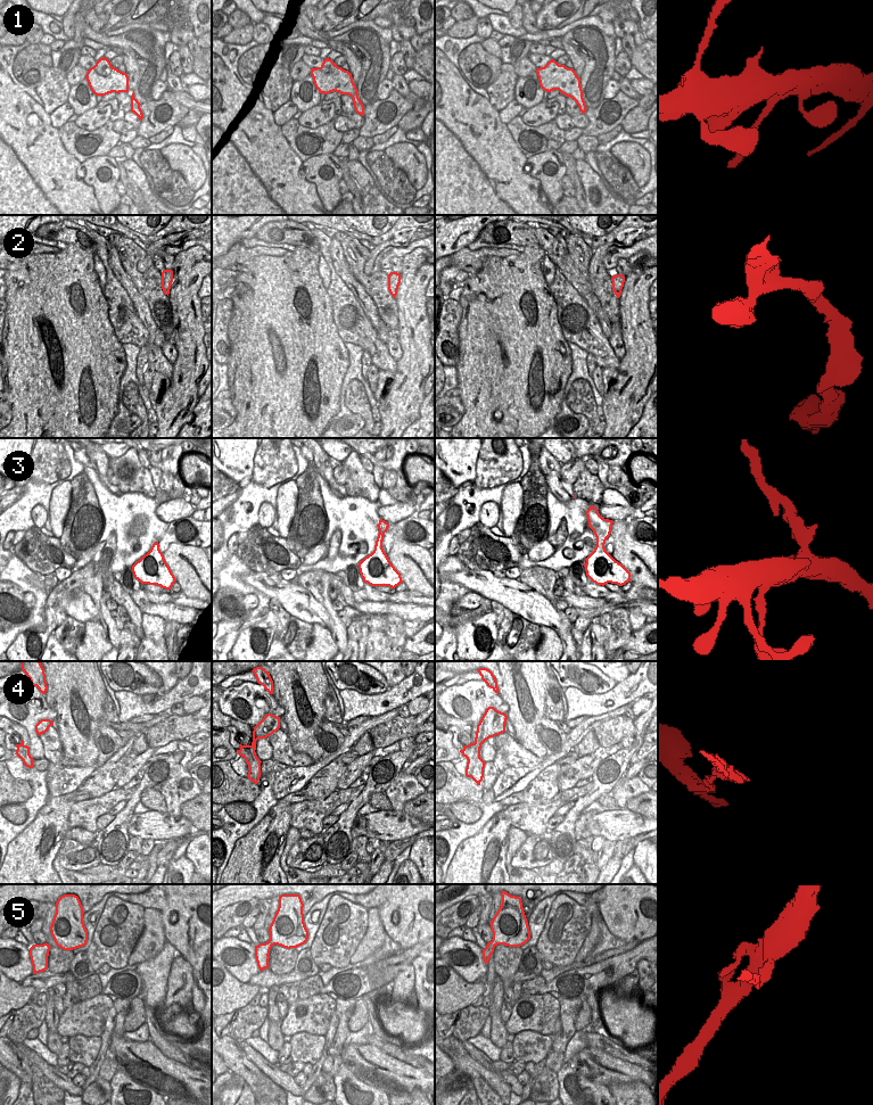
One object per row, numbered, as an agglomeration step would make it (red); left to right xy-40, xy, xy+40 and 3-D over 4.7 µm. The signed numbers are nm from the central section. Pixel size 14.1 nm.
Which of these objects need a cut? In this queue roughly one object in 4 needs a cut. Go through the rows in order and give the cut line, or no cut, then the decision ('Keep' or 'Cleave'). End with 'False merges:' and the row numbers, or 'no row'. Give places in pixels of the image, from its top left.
1: No split. Keep
2: No split. Keep
3: Split along xy (376, 541), (381, 546). Cleave
4: No split. Keep
5: Split along xy (268, 941), (272, 945). Cleave
False merges: 3, 5

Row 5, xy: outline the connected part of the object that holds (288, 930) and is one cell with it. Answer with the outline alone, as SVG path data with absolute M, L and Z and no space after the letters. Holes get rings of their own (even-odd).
M281 894L278 910L269 929L267 942L287 949L306 943L308 931L304 923L303 907L299 894Z

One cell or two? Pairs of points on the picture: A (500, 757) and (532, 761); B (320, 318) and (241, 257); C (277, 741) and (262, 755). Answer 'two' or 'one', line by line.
A: two
B: two
C: two

